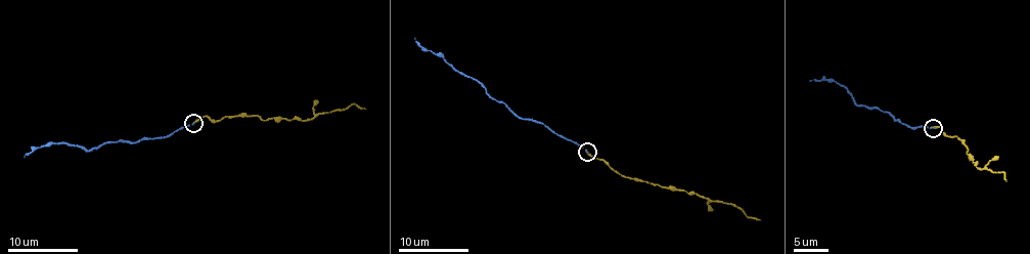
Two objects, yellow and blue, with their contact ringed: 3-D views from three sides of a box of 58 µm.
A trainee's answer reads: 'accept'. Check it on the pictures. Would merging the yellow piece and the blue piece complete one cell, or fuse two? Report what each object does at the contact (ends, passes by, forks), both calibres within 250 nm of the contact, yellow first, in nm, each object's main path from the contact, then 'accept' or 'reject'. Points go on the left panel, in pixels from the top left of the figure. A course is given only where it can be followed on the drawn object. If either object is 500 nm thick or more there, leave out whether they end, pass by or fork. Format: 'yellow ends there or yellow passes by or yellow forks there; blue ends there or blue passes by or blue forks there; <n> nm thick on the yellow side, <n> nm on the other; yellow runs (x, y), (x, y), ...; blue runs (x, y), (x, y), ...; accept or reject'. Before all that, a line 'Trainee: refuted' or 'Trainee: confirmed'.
Trainee: confirmed
yellow ends there; blue ends there; 200 nm thick on the yellow side, 80 nm on the other; yellow runs (194, 123), (200, 118), (215, 121), (230, 116), (308, 120), (318, 113), (353, 104), (365, 110); blue runs (194, 123), (154, 139), (106, 142), (87, 151), (53, 143), (34, 149), (24, 157); accept

